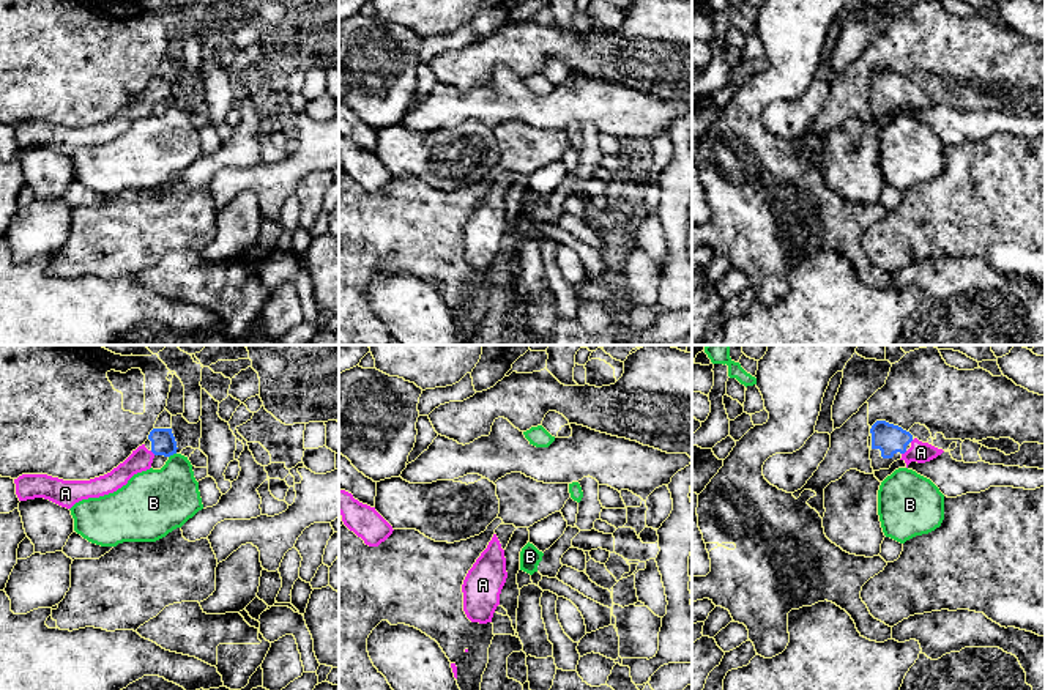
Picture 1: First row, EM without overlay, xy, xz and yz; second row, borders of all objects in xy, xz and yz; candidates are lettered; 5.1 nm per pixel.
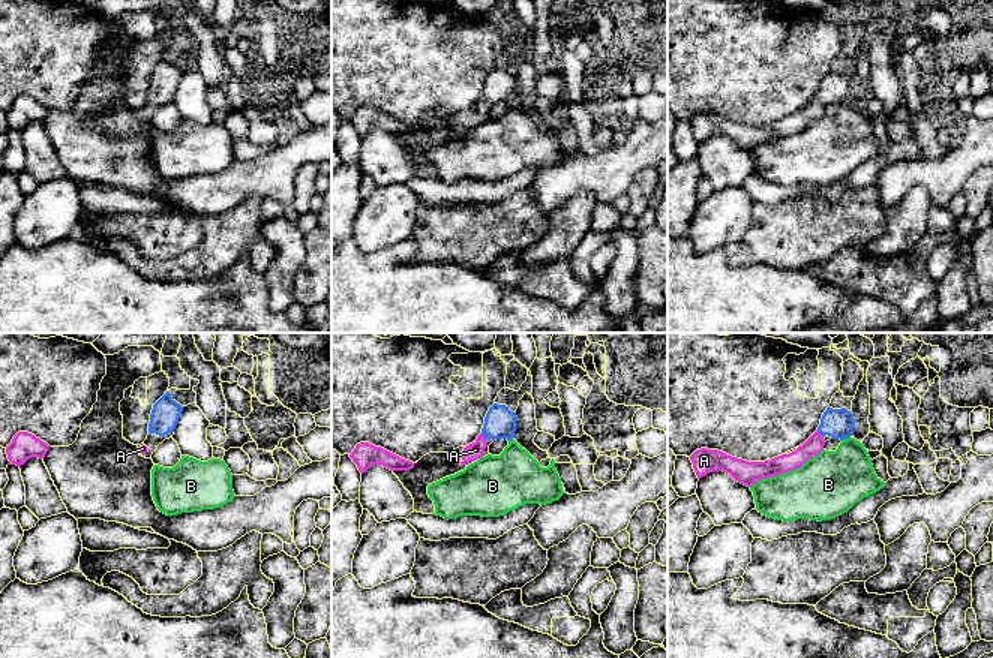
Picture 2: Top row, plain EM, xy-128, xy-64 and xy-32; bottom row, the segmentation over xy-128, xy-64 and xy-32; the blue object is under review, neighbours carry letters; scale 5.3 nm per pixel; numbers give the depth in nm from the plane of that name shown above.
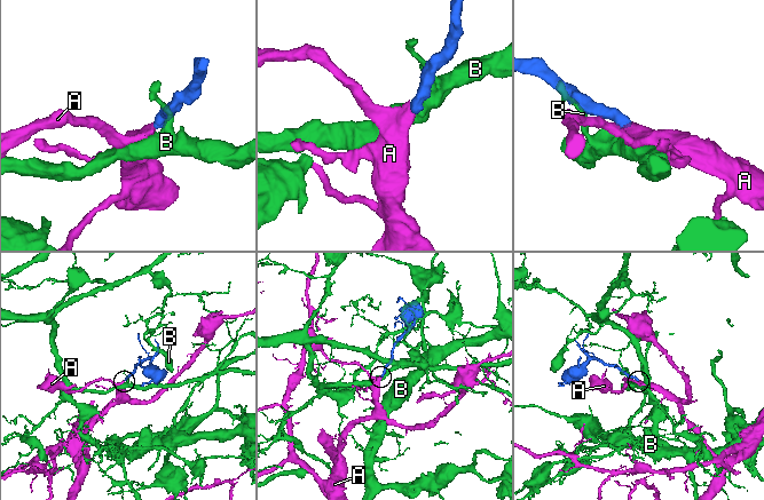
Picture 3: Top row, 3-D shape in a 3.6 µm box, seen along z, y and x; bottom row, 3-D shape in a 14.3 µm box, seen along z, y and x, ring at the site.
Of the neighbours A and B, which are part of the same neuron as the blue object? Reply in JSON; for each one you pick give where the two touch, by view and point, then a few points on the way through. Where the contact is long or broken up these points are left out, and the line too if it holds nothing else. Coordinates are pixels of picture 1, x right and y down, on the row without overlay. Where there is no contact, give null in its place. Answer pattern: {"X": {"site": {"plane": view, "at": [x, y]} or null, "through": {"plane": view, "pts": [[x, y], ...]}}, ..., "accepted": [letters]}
{"A": {"site": {"plane": "yz", "at": [903, 100]}, "through": {"plane": "yz", "pts": [[889, 85], [903, 100], [921, 100]]}}, "accepted": ["A"]}

